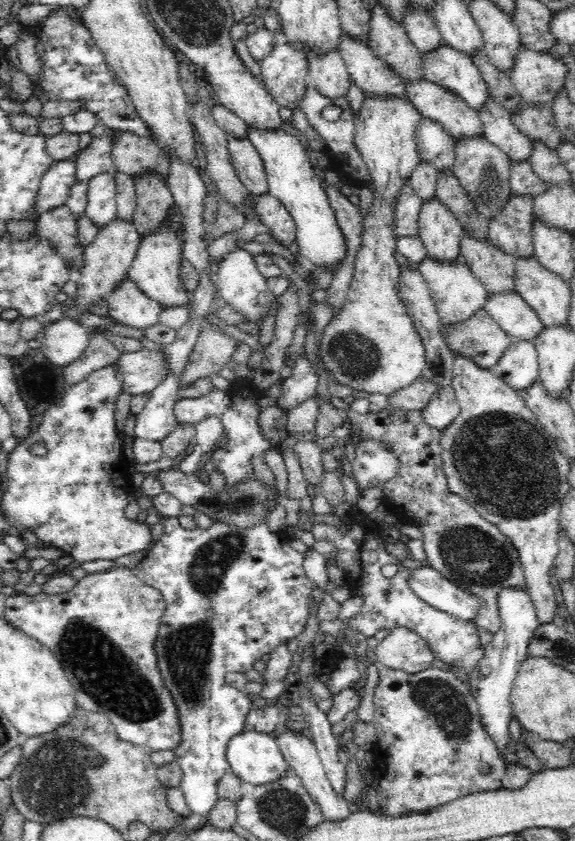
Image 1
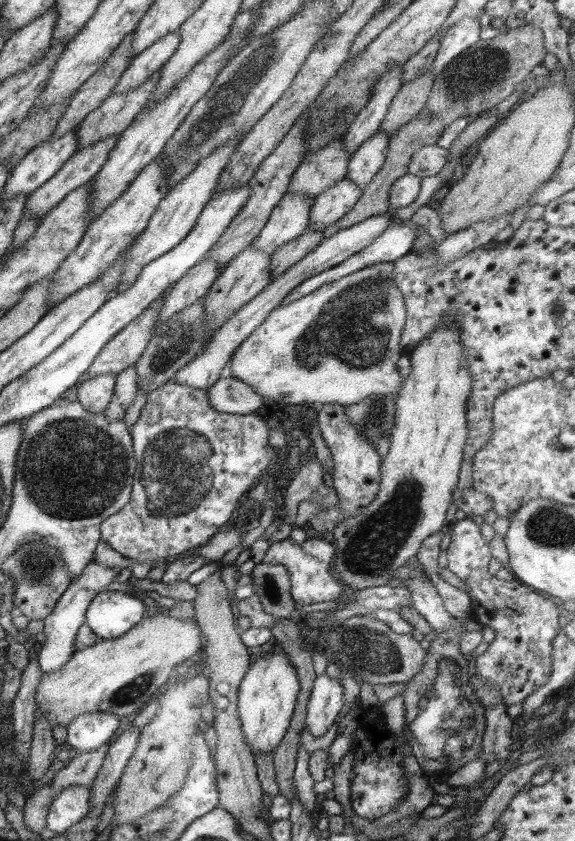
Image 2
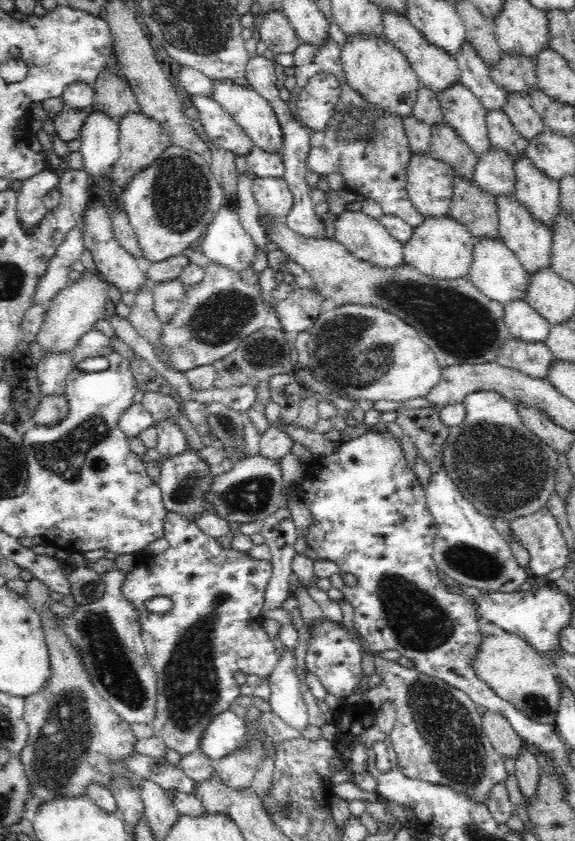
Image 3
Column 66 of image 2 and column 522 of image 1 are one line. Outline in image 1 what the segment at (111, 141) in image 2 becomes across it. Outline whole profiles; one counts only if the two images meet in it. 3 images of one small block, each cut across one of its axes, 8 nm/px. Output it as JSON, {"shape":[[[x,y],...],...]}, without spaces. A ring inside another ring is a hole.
{"shape":[[[512,162],[509,186],[512,194],[538,198],[546,194],[548,183],[540,179],[532,169],[529,162]]]}

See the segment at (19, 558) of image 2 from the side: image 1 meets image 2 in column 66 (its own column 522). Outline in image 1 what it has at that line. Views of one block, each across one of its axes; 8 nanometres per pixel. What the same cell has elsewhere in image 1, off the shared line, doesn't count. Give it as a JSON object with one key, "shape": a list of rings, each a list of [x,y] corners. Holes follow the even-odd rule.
{"shape":[[[387,406],[382,412],[368,412],[367,414],[359,414],[356,412],[353,412],[350,408],[350,410],[344,411],[346,414],[346,417],[350,419],[351,423],[359,428],[359,434],[361,438],[364,439],[372,439],[376,441],[384,441],[384,443],[388,443],[392,445],[392,449],[394,449],[394,453],[398,455],[398,461],[400,461],[400,466],[398,466],[398,472],[396,472],[396,476],[392,476],[390,480],[386,480],[386,482],[379,485],[379,487],[383,487],[384,490],[384,498],[383,502],[387,504],[387,506],[391,506],[391,513],[397,515],[398,519],[402,522],[406,522],[407,520],[407,512],[413,513],[413,518],[411,518],[410,523],[414,524],[415,526],[418,526],[423,534],[422,542],[423,547],[426,553],[427,562],[429,562],[429,566],[434,568],[434,570],[437,570],[438,572],[441,572],[446,579],[454,581],[456,585],[460,585],[460,587],[464,589],[468,589],[468,593],[472,593],[474,595],[478,595],[480,597],[480,600],[484,601],[484,606],[482,606],[482,609],[478,612],[477,616],[473,619],[473,622],[477,625],[479,629],[484,629],[488,632],[491,632],[492,635],[495,634],[495,632],[498,632],[501,628],[501,619],[500,619],[500,609],[498,609],[498,603],[497,603],[497,594],[498,591],[501,588],[506,587],[520,587],[520,589],[524,589],[526,593],[528,588],[525,581],[525,576],[522,570],[522,563],[520,562],[518,551],[516,550],[516,547],[500,532],[500,529],[491,522],[488,522],[485,518],[482,518],[480,516],[480,513],[476,511],[476,509],[473,506],[470,506],[468,504],[467,500],[464,500],[461,496],[458,496],[456,494],[452,494],[449,491],[447,482],[446,482],[446,475],[443,471],[443,460],[442,460],[442,447],[440,442],[441,439],[441,432],[436,429],[432,428],[432,426],[424,423],[424,418],[422,417],[421,411],[406,411],[406,410],[400,410],[400,409],[393,409],[390,406]]]}

